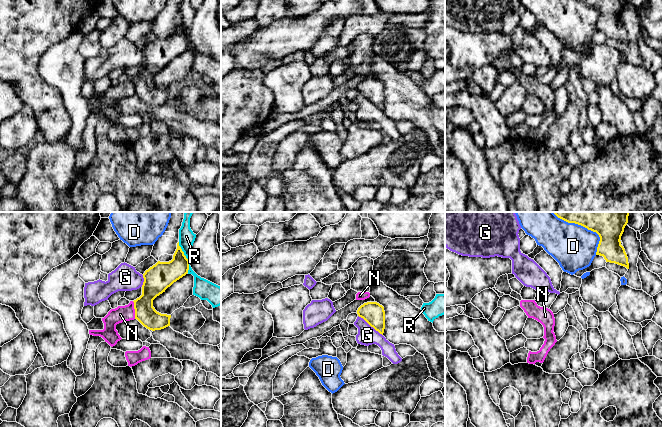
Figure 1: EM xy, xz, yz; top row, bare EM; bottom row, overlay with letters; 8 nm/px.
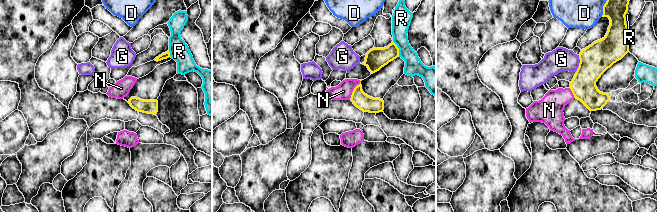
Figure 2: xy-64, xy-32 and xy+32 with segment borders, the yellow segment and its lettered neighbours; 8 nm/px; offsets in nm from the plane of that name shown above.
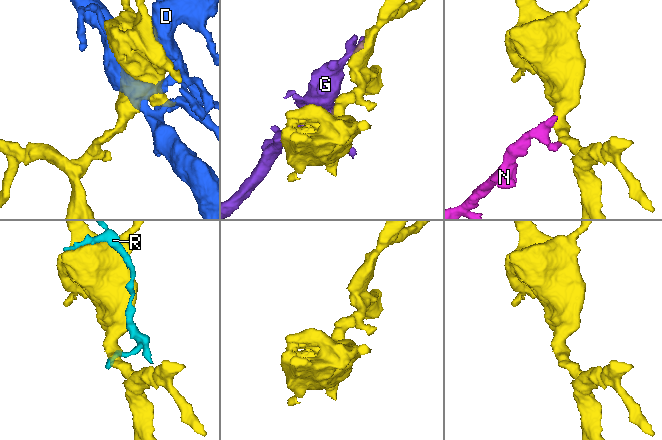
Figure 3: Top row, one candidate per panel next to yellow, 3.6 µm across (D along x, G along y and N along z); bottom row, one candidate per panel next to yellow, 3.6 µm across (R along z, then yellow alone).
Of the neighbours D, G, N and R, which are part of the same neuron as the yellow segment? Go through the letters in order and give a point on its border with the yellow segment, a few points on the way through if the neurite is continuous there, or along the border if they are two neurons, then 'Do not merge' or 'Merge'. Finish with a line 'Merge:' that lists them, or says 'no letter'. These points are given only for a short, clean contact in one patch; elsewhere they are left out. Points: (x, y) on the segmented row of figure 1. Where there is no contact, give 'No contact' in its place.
D: Touches yellow at yz (585, 227). Do not merge
G: Touches yellow at xz (370, 325). Boundary: xz (358, 315), (382, 335). Do not merge
N: Touches yellow at xy (135, 310). Boundary: xy (132, 301), (135, 318). Do not merge
R: Touches yellow at xy (182, 251). Do not merge
Merge: no letter

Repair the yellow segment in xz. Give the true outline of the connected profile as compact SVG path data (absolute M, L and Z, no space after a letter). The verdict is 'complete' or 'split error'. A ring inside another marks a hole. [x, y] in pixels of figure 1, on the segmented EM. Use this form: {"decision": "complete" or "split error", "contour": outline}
{"decision": "complete", "contour": "M377 302L364 303L358 308L357 314L383 335L385 329L385 311L382 305Z"}

